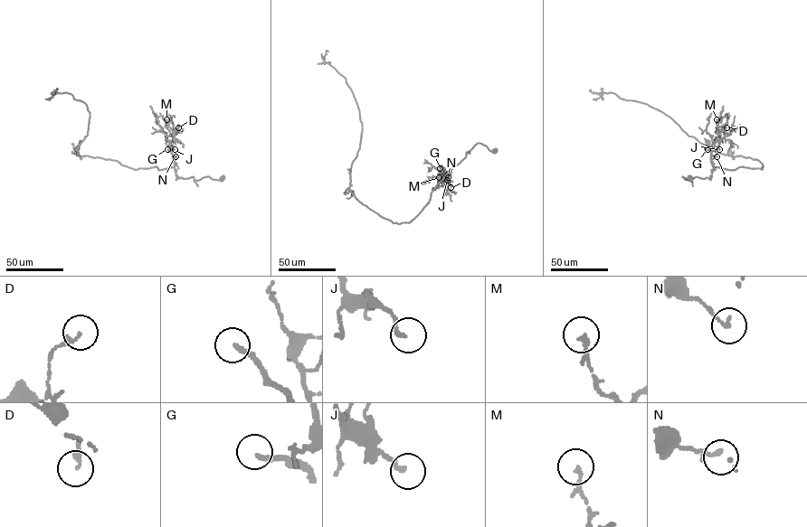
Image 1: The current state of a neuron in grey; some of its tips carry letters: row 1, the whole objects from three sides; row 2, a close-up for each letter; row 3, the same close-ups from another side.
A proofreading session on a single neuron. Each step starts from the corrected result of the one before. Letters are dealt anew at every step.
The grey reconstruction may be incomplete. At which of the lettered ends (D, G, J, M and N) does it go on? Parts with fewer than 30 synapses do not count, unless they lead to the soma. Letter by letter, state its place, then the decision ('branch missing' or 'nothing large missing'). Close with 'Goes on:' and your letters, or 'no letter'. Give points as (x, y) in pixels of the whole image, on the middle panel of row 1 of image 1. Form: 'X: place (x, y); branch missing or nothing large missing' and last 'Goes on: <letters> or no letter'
D: place (450, 187); nothing large missing
G: place (440, 168); branch missing
J: place (447, 180); nothing large missing
M: place (439, 177); nothing large missing
N: place (448, 177); nothing large missing
Goes on: G

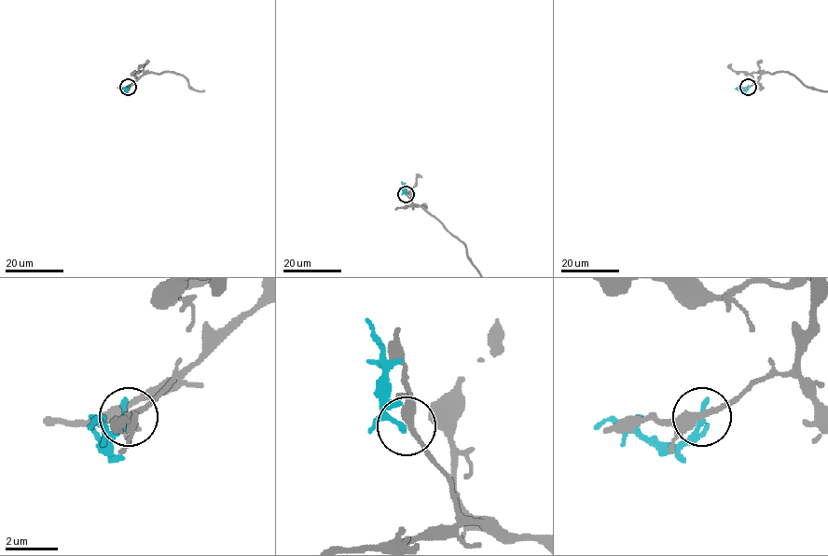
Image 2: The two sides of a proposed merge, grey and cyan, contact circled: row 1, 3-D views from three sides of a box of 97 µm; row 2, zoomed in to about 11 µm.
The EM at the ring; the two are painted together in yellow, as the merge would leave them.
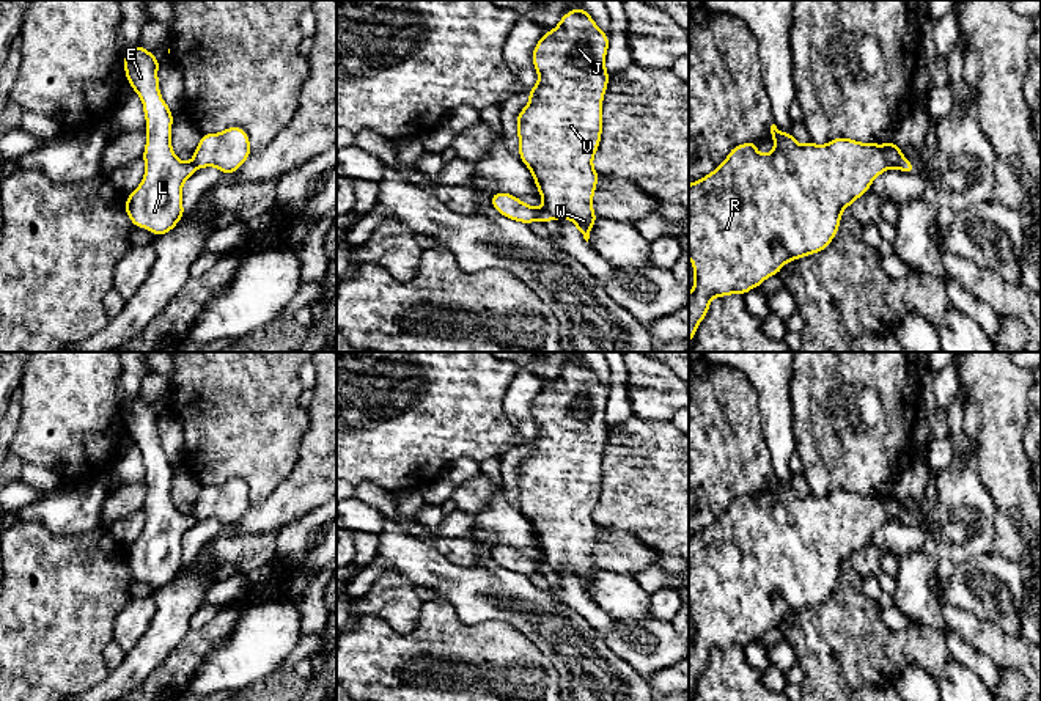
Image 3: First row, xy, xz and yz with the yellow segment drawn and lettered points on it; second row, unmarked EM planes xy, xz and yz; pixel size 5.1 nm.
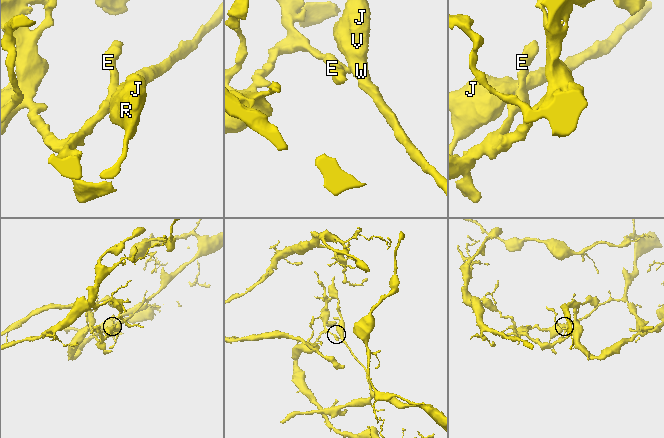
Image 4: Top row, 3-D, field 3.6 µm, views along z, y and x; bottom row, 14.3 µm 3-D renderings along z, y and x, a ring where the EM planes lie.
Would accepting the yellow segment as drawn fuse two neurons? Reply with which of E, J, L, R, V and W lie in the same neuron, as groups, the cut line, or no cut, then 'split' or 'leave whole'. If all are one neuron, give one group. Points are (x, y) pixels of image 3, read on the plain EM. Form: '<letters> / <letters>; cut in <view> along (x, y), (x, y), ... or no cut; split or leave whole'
E L / J R V W; cut in xz along (543, 558), (551, 569); split

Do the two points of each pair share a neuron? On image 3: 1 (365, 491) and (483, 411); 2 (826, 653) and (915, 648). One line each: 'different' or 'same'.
1: different
2: same

